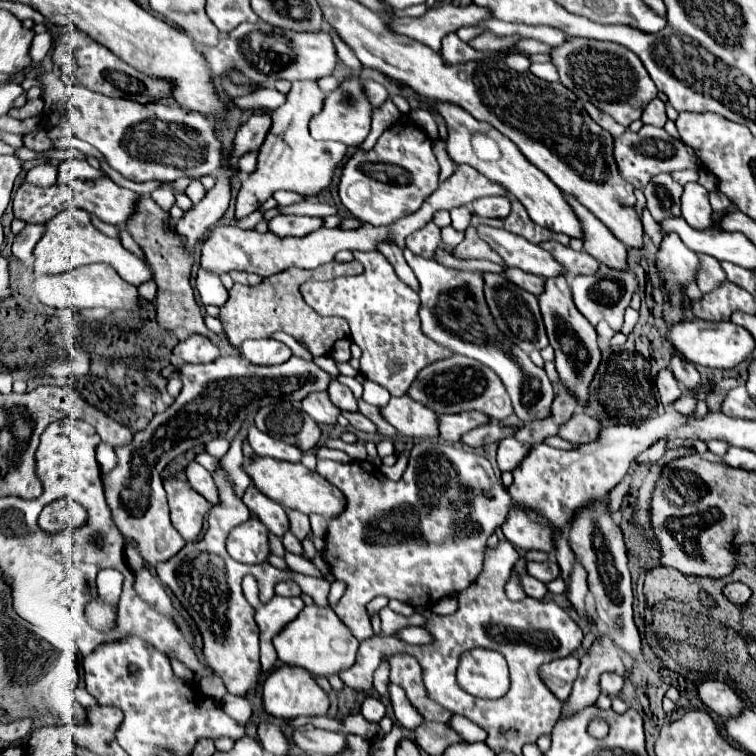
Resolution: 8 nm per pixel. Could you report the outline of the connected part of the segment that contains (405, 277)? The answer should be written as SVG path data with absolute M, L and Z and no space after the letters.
M384 243L384 245L380 247L380 251L388 257L388 261L392 263L396 275L398 275L410 289L414 289L414 291L418 293L418 279L414 277L414 271L408 267L408 263L406 263L402 251L400 251L396 245L392 245L392 243Z

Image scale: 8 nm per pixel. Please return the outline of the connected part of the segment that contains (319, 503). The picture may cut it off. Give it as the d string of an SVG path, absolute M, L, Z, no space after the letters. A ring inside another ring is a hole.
M256 457L256 459L250 459L248 465L244 465L244 471L252 479L254 487L262 489L266 497L274 499L284 509L296 509L306 515L320 513L324 517L334 517L344 509L342 507L344 495L336 487L326 483L326 479L322 479L316 471L306 469L302 463L288 463L288 461L274 461L270 457Z

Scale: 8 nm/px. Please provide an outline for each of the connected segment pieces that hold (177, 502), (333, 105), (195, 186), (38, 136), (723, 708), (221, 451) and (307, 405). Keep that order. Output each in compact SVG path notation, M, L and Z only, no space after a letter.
M166 479L166 493L172 525L186 541L198 541L210 503L196 489L190 489L188 481L180 479Z
M358 75L348 77L344 81L340 81L338 89L334 89L332 93L326 95L324 107L320 113L316 113L310 119L310 135L318 141L340 141L348 147L358 147L370 133L370 123L372 123L372 103L366 97L362 79Z
M194 179L194 181L190 183L190 187L186 189L186 195L190 197L192 205L196 205L196 201L202 201L202 197L206 195L206 189L202 187L202 183L200 183L198 179Z
M43 130L24 136L23 143L25 147L36 152L52 148L52 141L46 136Z
M710 679L710 681L698 683L696 691L698 691L700 701L720 717L738 715L742 711L742 707L744 707L740 697L724 681Z
M217 437L216 439L213 439L213 440L217 440L217 441L213 442L214 444L213 444L212 448L210 447L210 445L212 444L212 441L209 441L205 445L206 452L219 459L221 459L227 453L227 451L229 449L229 442L225 441L225 440L221 440L221 439L223 439L223 438Z
M326 391L310 393L302 401L302 409L316 421L316 423L326 423L326 425L336 425L336 419L340 415L340 409L330 401Z

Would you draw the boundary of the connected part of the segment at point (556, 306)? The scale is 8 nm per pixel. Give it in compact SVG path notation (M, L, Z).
M564 277L546 279L544 293L538 295L538 303L550 345L556 351L556 369L560 373L560 379L568 387L568 391L580 399L580 405L584 405L588 399L588 385L600 363L596 329L594 325L590 325L590 321L586 321L586 317L582 317L582 313L578 313L578 307L570 297L570 285L566 283Z

